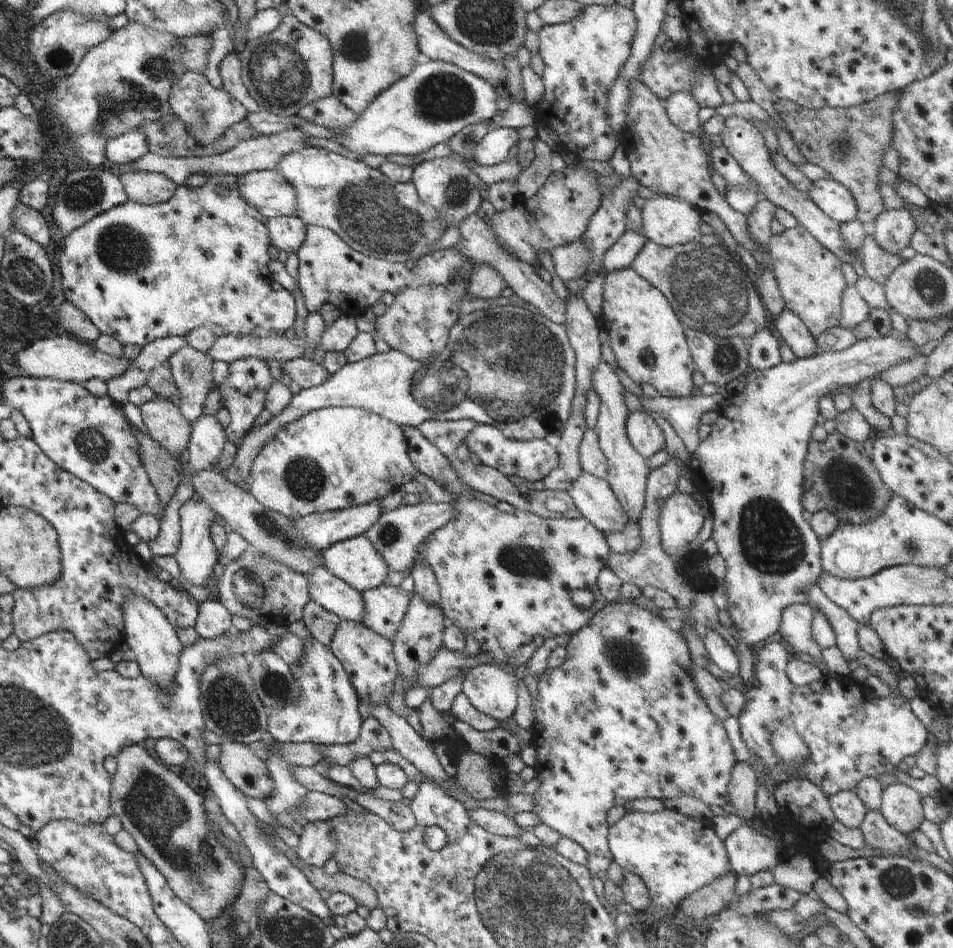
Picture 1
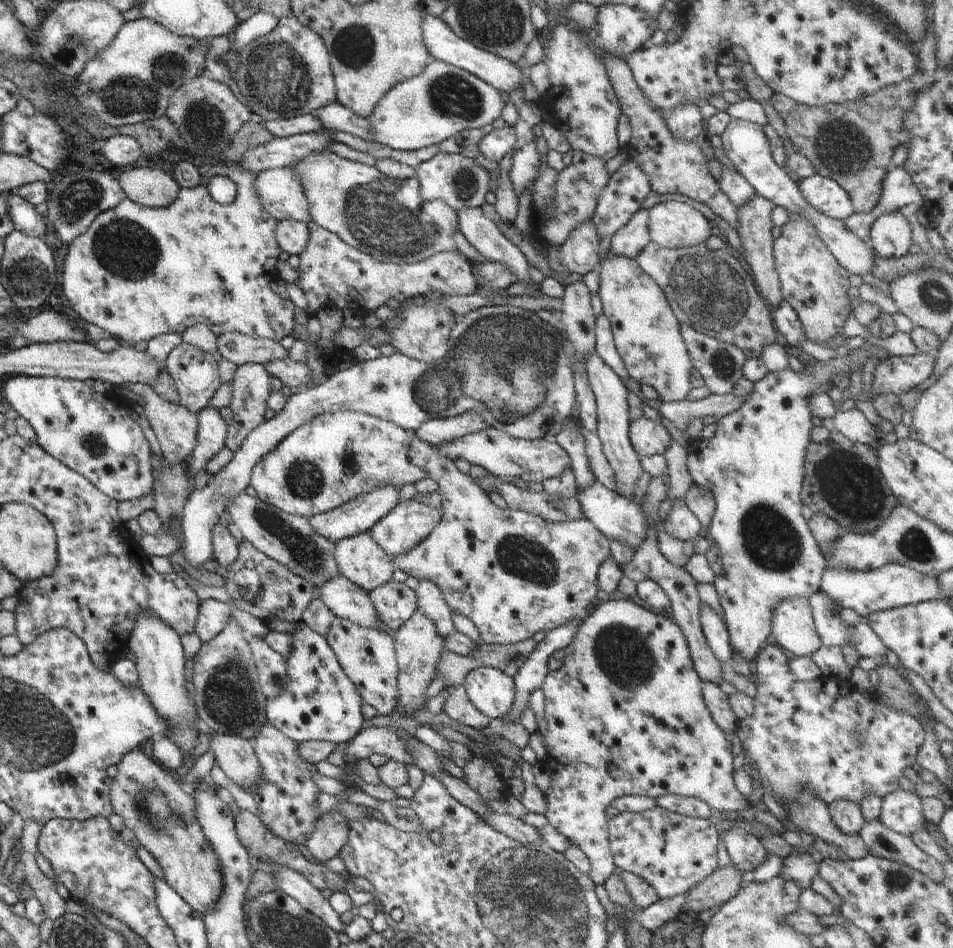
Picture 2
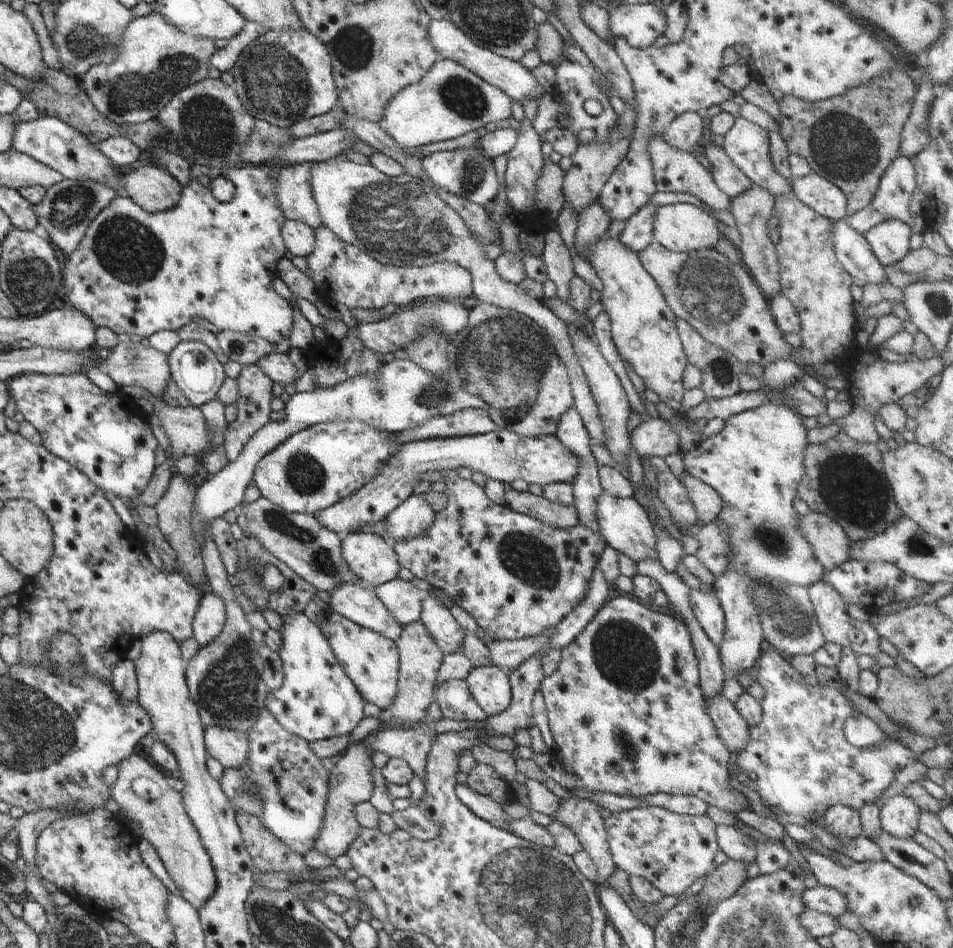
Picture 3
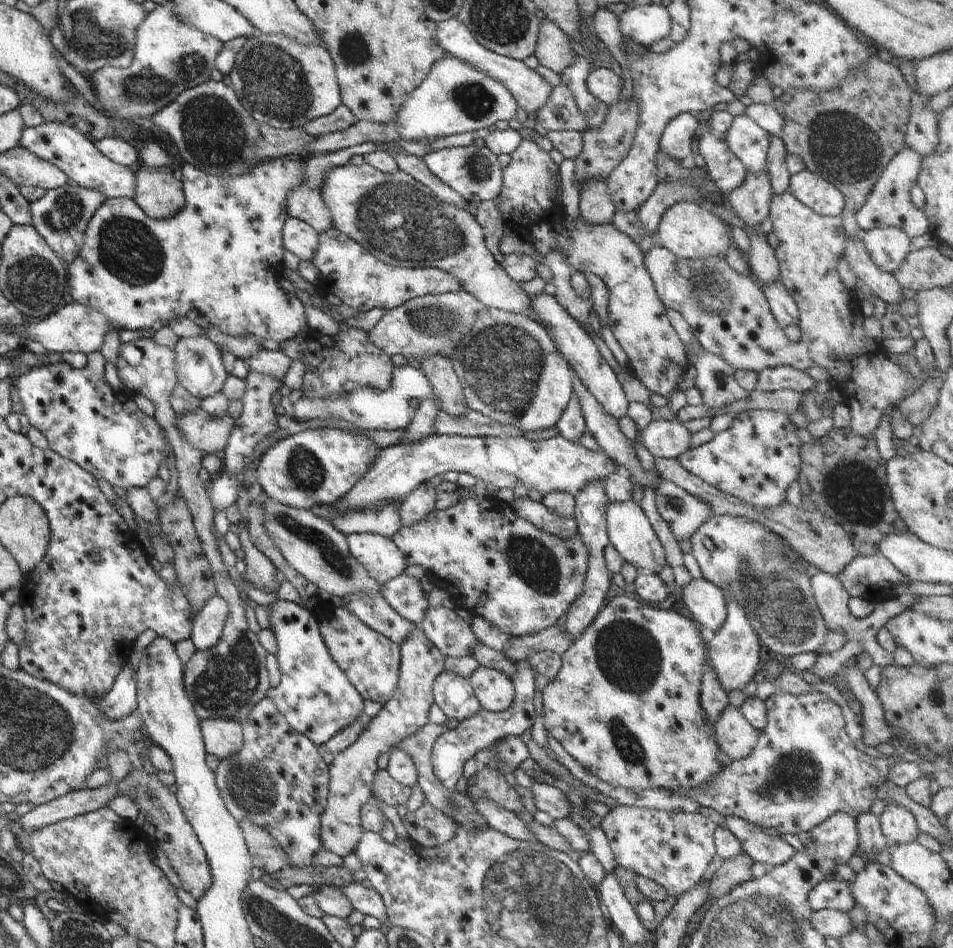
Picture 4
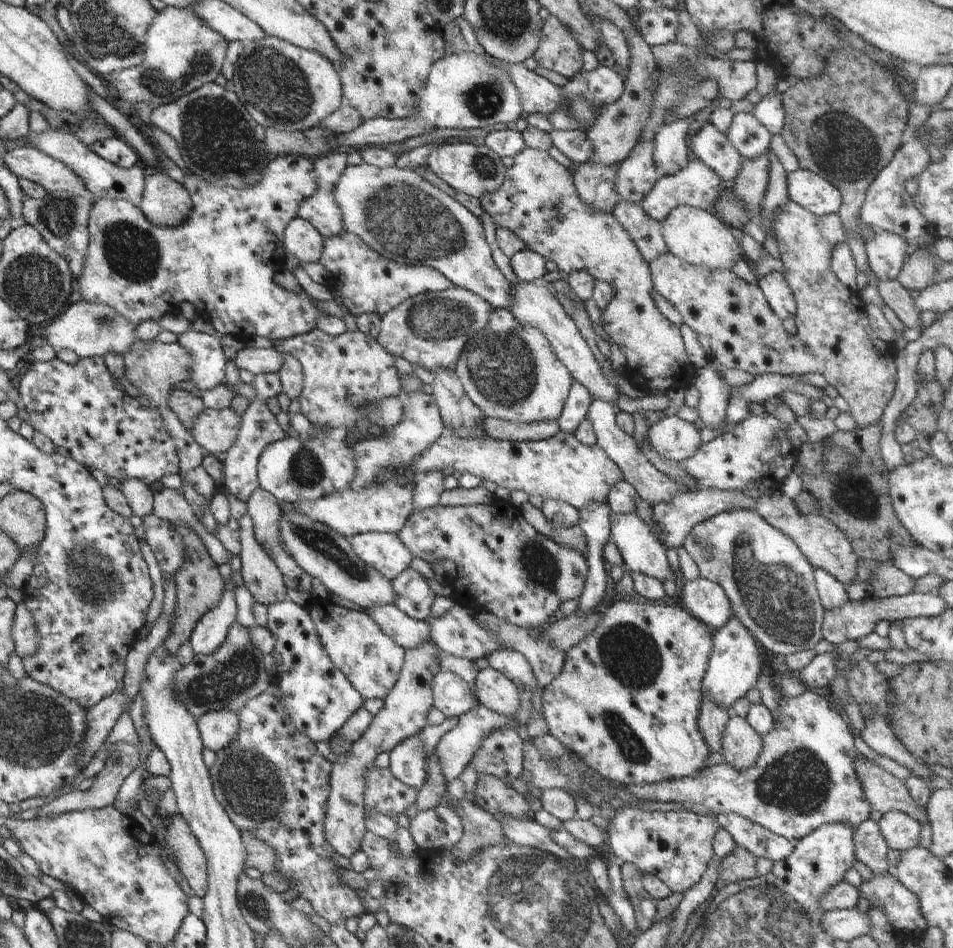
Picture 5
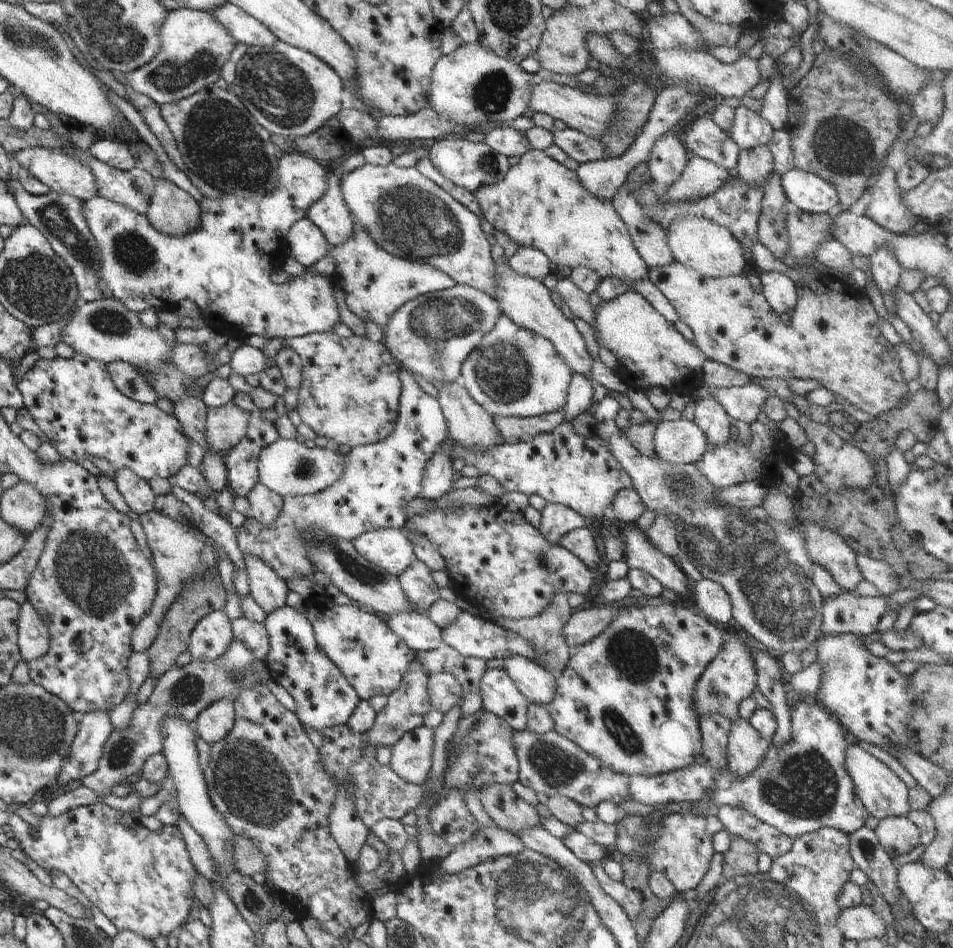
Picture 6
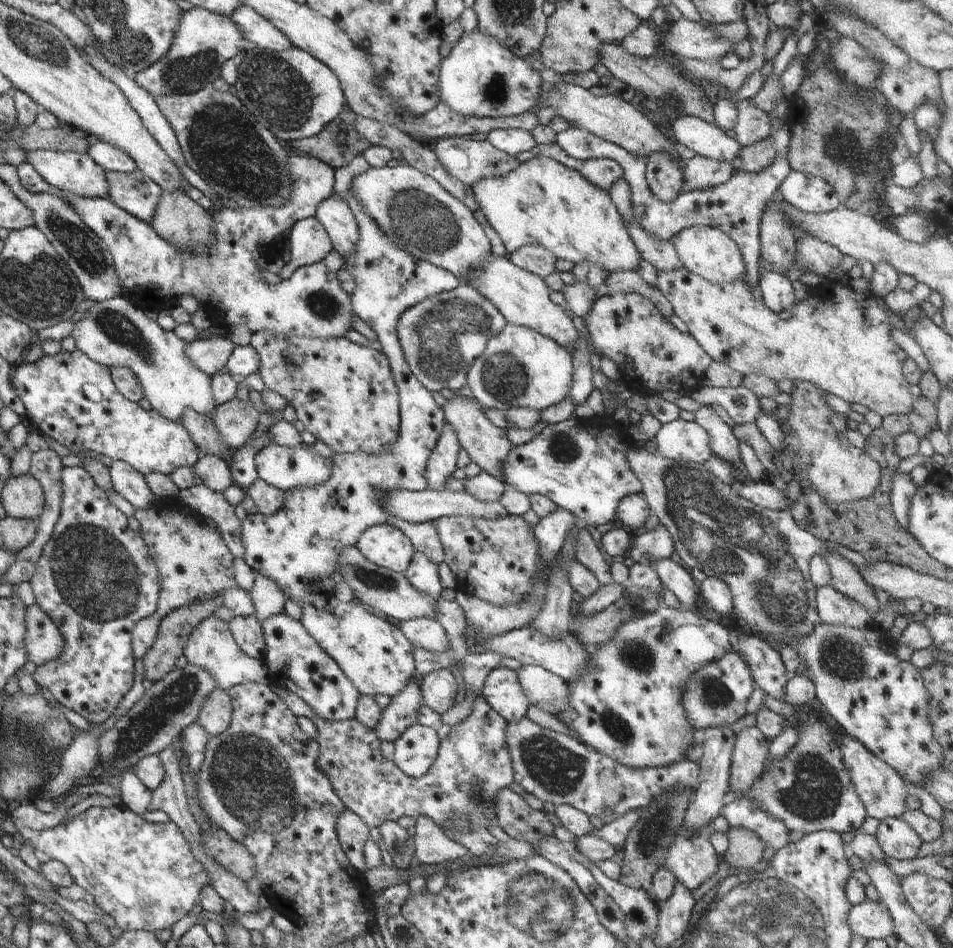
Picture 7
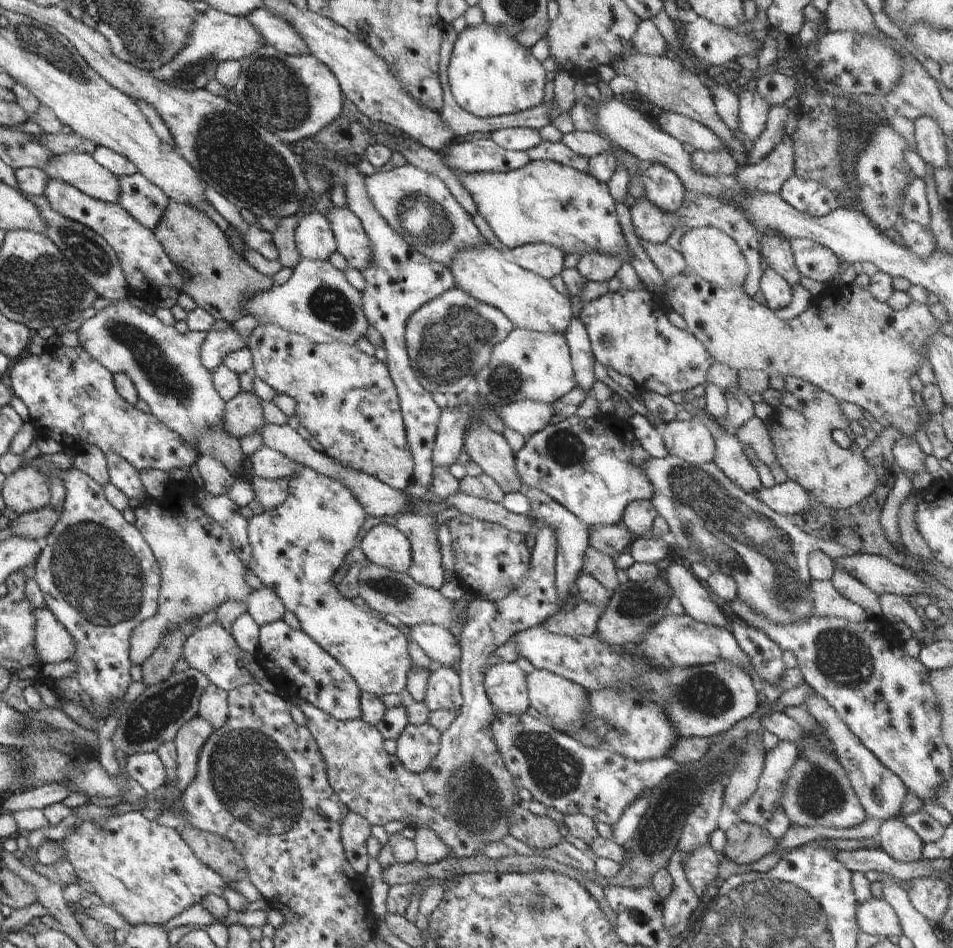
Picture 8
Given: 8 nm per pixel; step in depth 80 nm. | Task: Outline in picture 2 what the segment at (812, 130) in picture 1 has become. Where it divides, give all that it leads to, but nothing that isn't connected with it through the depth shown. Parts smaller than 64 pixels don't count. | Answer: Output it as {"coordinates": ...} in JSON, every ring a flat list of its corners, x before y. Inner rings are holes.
{"coordinates":[[910,78,900,84,894,84,894,86,884,86,884,88,876,90,874,94,864,94,860,100,842,102,842,104,810,107,775,93,770,98,769,104,772,104,776,114,782,118,795,153,803,155,814,166,814,170,819,176,830,178,844,188,852,200,854,213,862,214,862,212,874,210,876,204,880,202,882,182,891,169,892,154,900,146,904,114,906,114,906,110,910,110,914,106,914,100,916,100,917,82,917,78]]}

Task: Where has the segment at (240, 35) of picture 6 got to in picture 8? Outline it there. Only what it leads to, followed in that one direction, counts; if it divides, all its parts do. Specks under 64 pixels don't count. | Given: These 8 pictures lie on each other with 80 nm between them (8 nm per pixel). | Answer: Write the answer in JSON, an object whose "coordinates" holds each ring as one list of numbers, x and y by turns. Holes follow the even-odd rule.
{"coordinates":[[252,10,244,18,246,18,246,22,250,22,256,28,256,32,262,36,262,40,268,46,273,46,284,55,309,54,304,40,298,36,298,32,286,20,278,18,272,10]]}

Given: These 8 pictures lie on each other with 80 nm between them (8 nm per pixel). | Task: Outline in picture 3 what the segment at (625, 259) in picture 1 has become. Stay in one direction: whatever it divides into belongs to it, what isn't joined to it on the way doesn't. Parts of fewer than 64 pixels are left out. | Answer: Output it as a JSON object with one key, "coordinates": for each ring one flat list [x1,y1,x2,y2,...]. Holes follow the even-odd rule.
{"coordinates":[[647,203,638,210,627,222,624,232,618,237,618,242,626,246,632,252,642,252,651,243,655,242,654,238,654,214,656,214,654,204]]}

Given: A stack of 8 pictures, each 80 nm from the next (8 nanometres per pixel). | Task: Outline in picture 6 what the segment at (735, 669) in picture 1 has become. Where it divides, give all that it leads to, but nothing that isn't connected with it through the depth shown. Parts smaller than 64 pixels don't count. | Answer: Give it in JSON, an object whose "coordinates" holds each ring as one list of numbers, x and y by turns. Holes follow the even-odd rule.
{"coordinates":[[713,579,691,581,690,590,694,596,694,604,710,618,712,623,720,628,732,625,731,598,727,595,726,589,721,587]]}

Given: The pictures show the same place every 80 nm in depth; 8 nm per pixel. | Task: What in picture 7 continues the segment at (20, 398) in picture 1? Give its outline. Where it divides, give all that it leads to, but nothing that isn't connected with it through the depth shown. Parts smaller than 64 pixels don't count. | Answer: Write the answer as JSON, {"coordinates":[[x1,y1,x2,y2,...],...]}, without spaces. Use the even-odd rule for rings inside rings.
{"coordinates":[[78,348,71,353,61,350,53,356,43,355,32,363,17,364,12,370,11,383,26,407,27,417,36,424,38,433,56,440,72,454,81,455,86,450,96,455,104,454,127,462,143,475,150,472,169,475,178,467,193,467,202,455,182,424,164,418,154,409,146,411,138,403,124,398,113,383,111,370,90,360]]}

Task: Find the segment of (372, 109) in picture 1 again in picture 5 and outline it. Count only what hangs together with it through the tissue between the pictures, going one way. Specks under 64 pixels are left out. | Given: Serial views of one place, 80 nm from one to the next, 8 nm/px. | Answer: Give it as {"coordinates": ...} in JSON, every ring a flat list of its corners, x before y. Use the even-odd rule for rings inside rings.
{"coordinates":[[473,52,446,55,431,66,413,114,436,129,474,130,498,122,516,123,522,116,523,106,518,89,508,76,502,67]]}

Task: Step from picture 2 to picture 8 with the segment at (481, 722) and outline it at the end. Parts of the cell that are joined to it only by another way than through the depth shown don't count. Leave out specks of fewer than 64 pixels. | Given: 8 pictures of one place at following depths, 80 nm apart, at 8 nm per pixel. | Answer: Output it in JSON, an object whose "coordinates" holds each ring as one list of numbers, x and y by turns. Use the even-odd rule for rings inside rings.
{"coordinates":[[437,666,426,682,423,703,432,712,460,709,463,704,459,674,451,667]]}

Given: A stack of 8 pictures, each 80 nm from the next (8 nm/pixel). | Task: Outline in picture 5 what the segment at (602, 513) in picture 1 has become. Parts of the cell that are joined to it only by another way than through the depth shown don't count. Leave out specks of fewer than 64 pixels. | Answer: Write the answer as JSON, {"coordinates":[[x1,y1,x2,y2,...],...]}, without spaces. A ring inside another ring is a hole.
{"coordinates":[[636,511,625,515,615,514,610,521,612,542,620,549,626,568,630,571,650,575,663,582,663,584,665,581,672,580,674,580,674,584,679,584,679,581,674,576,675,572,670,568,666,554,667,550,658,540,654,530,650,530,652,528,638,518]]}

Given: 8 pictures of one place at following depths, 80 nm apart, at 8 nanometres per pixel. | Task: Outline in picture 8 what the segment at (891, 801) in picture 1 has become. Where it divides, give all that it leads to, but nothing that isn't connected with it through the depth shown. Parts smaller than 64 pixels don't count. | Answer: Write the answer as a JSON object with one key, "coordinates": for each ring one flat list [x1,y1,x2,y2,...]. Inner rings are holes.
{"coordinates":[[900,816,886,820,878,832,880,849,899,862,917,862,923,859,924,843]]}

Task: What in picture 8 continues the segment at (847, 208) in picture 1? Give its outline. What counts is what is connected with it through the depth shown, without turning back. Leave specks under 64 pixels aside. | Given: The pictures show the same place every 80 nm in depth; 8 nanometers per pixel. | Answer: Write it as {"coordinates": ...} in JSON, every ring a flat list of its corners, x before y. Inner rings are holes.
{"coordinates":[[797,175,784,182,778,195,796,210,814,217,826,216,837,210,839,199,841,199,824,184,820,184,816,180,800,178]]}

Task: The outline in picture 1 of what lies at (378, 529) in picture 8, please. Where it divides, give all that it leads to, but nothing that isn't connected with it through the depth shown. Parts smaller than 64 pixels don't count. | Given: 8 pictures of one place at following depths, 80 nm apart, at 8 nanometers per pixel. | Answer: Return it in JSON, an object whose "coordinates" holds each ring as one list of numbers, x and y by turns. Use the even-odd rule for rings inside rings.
{"coordinates":[[363,535,335,543,322,551,322,567,360,594,379,588,390,572]]}

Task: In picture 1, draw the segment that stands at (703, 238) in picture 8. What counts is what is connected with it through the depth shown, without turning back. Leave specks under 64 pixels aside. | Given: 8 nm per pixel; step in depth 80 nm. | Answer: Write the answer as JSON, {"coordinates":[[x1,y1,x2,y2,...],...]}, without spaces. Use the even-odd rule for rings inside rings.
{"coordinates":[[644,198,643,234,660,247,684,245,698,240,700,211,682,199]]}

